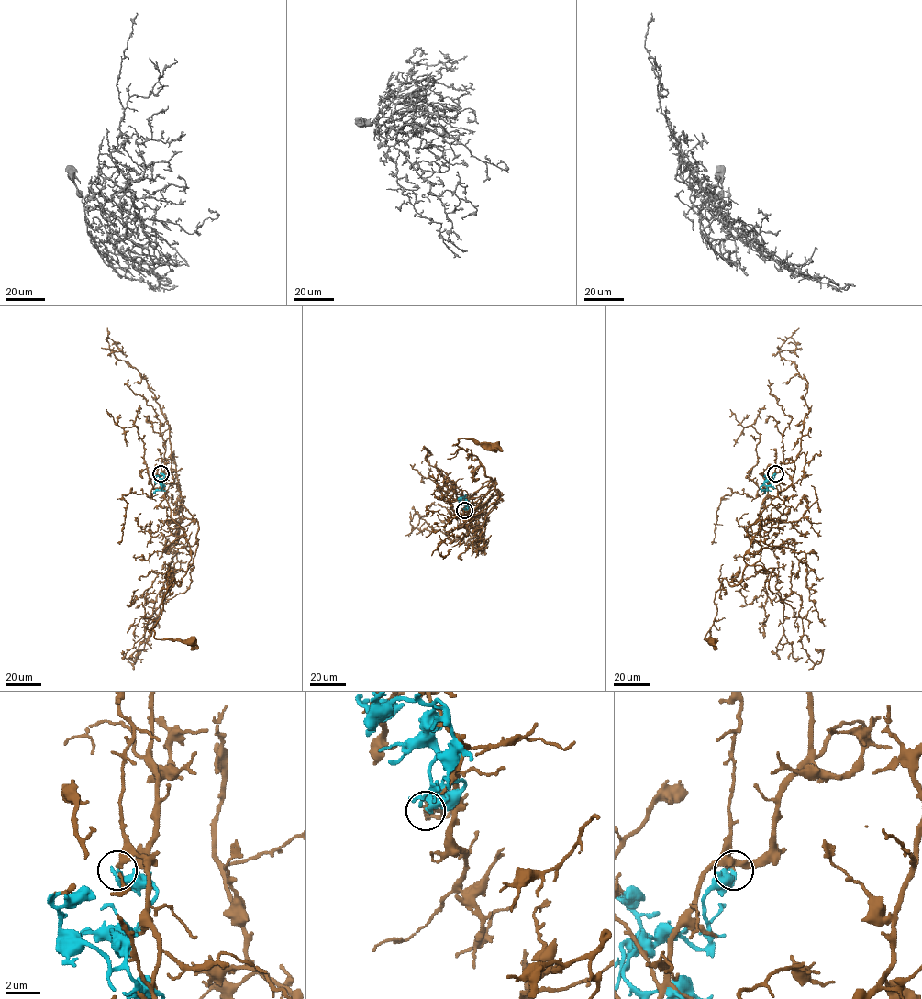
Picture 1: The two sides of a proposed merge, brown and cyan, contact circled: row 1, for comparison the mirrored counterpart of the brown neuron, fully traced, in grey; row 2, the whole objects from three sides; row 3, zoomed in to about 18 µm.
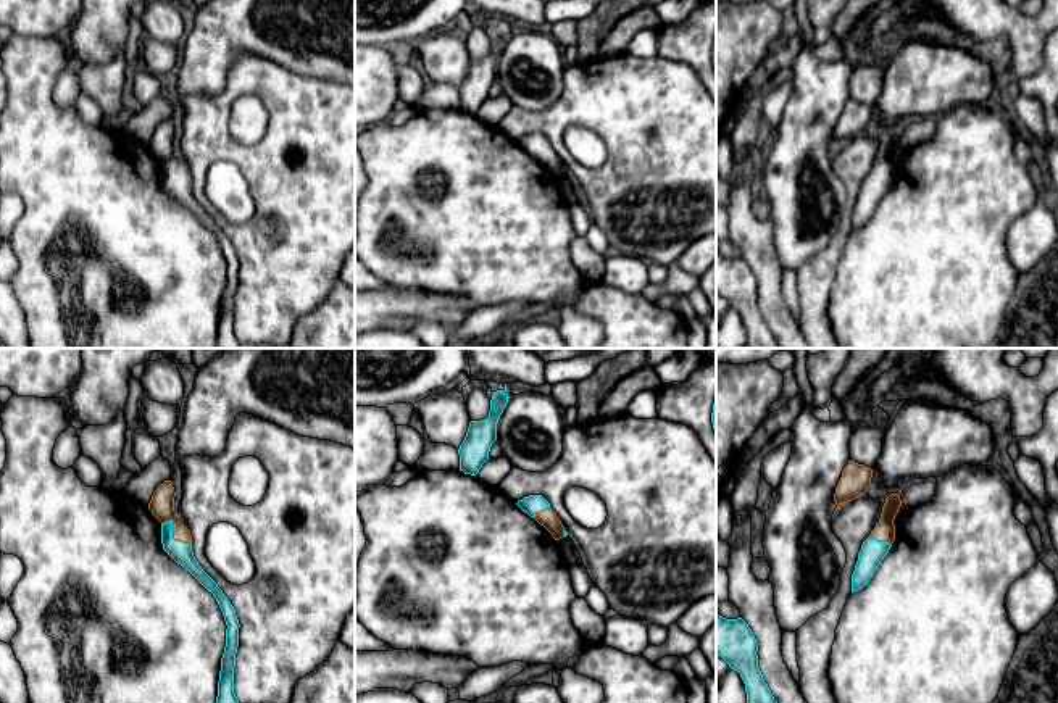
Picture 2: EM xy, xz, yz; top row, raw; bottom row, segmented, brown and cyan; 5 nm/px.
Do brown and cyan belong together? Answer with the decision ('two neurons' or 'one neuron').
one neuron

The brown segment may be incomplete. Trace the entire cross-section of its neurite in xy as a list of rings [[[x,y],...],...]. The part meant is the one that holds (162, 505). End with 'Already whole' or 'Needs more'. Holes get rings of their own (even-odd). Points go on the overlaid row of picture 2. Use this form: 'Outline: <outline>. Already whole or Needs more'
Outline: [[[165,480],[156,487],[148,503],[152,514],[161,522],[163,550],[185,571],[189,571],[216,598],[226,621],[226,647],[221,658],[216,703],[239,703],[234,693],[234,668],[239,647],[239,619],[234,606],[218,587],[218,584],[203,571],[192,551],[190,530],[181,522],[174,511],[174,487]]]. Needs more

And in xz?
Outline: [[[529,495],[516,503],[524,513],[544,526],[555,540],[568,535],[560,518],[542,495]]]. Needs more

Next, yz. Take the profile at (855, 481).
Outline: [[[853,460],[842,471],[842,477],[835,487],[834,501],[843,505],[864,495],[871,485],[873,469],[858,464]]]. Already whole

